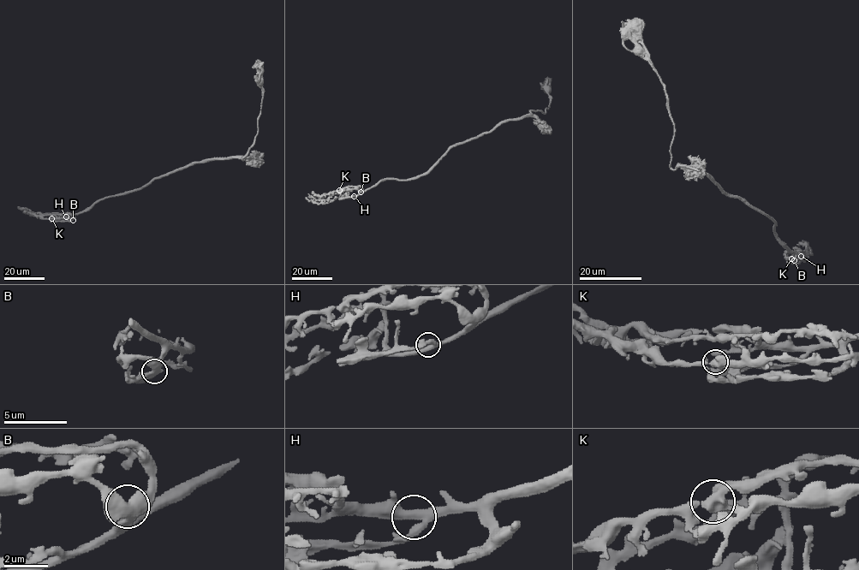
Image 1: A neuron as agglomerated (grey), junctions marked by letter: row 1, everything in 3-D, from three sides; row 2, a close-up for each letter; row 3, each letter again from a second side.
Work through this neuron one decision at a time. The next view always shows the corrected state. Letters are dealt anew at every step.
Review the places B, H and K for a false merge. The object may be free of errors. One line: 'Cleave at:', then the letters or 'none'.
Cleave at: none

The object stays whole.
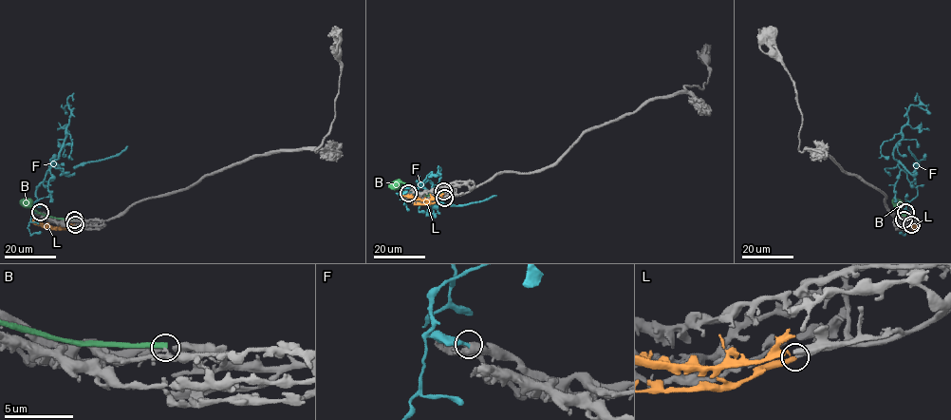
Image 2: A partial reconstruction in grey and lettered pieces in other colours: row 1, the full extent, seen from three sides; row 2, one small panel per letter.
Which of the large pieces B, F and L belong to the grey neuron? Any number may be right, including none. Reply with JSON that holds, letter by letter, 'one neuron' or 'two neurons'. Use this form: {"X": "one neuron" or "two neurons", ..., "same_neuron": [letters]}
{"B": "two neurons", "F": "two neurons", "L": "one neuron", "same_neuron": ["L"]}

